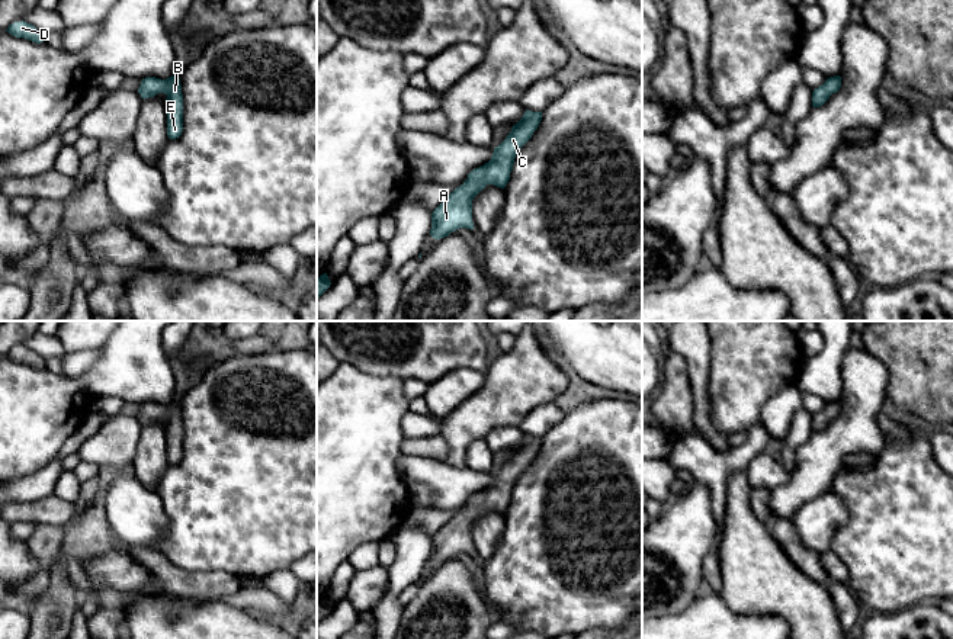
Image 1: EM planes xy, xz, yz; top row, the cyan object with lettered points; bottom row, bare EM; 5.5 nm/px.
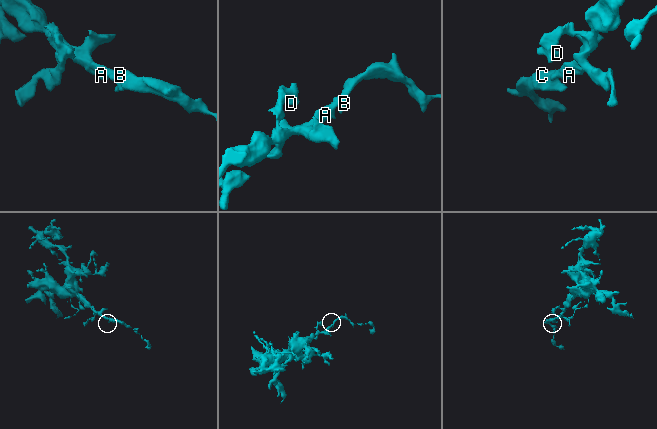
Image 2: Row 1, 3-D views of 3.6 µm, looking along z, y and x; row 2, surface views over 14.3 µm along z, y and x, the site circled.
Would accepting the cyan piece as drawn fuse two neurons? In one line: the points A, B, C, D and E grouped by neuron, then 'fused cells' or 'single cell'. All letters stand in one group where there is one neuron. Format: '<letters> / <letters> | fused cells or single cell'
A B C D E | single cell

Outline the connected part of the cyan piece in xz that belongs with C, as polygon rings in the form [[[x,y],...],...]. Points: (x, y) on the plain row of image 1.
[[[526,436],[523,443],[513,450],[506,465],[494,473],[491,485],[474,494],[468,500],[468,504],[442,526],[431,539],[430,561],[433,563],[445,563],[459,553],[474,555],[474,523],[485,514],[487,510],[494,510],[501,514],[506,513],[517,478],[532,463],[540,446],[542,437]]]

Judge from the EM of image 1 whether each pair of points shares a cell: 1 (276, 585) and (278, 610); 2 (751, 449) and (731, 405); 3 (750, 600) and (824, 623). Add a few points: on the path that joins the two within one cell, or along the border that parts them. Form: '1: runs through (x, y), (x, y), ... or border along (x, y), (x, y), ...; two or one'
1: border along (262, 581), (292, 606); two
2: border along (760, 420), (745, 430); two
3: runs through (769, 600), (798, 600), (805, 607); one

